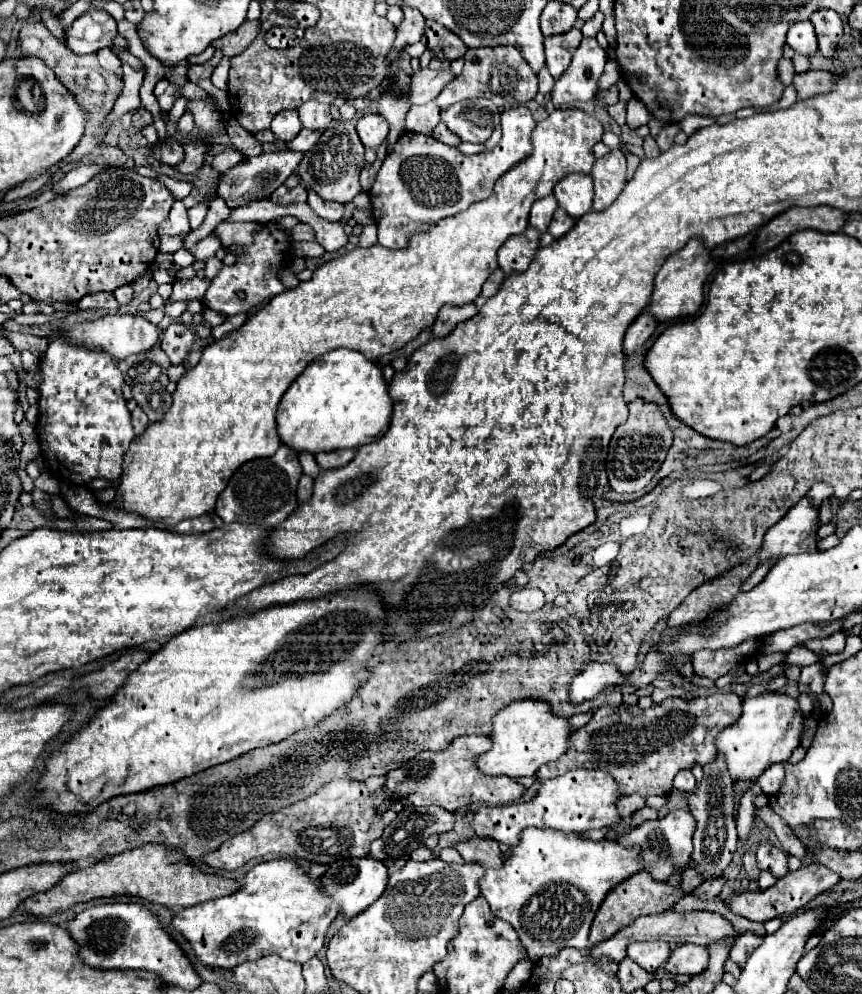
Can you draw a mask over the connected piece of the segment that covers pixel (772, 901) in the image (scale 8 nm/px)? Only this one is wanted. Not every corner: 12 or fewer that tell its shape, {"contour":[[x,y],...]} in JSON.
{"contour":[[822,864],[800,866],[768,890],[726,904],[766,922],[790,918],[840,876]]}

